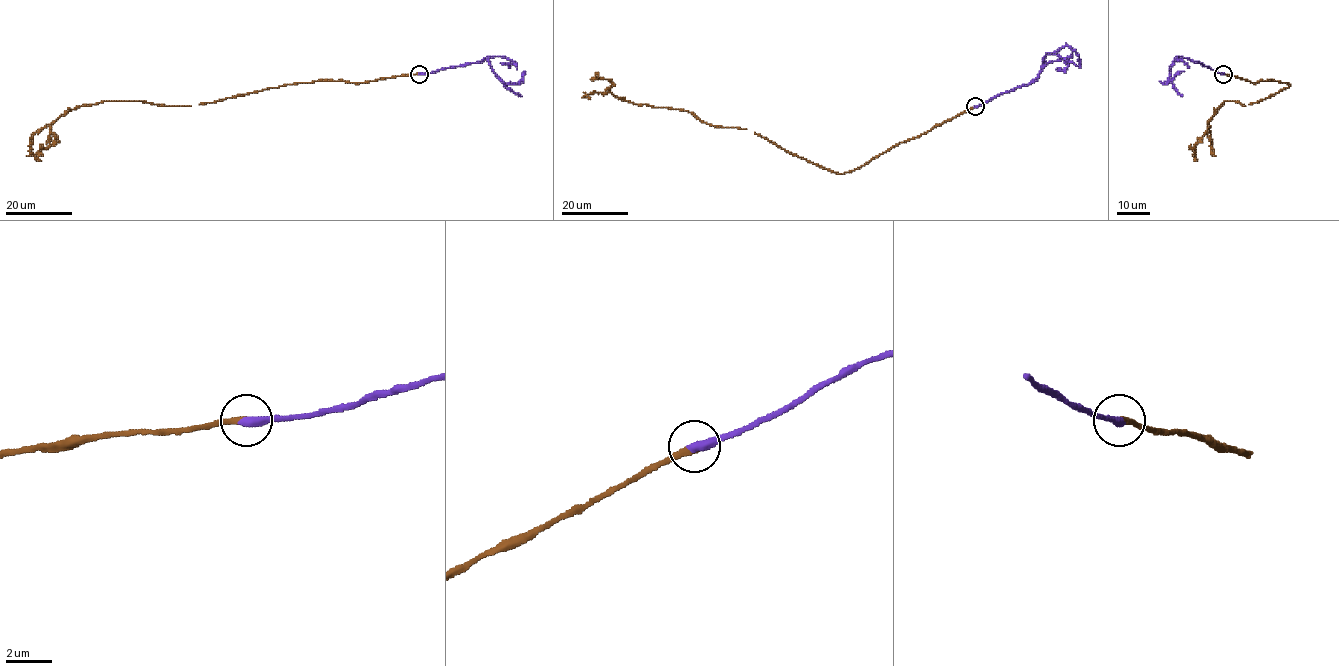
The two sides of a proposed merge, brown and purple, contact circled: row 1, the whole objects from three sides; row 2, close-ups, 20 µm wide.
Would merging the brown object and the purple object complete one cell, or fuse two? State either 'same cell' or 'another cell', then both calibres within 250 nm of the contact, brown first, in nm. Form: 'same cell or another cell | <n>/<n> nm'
same cell | 280/440 nm

